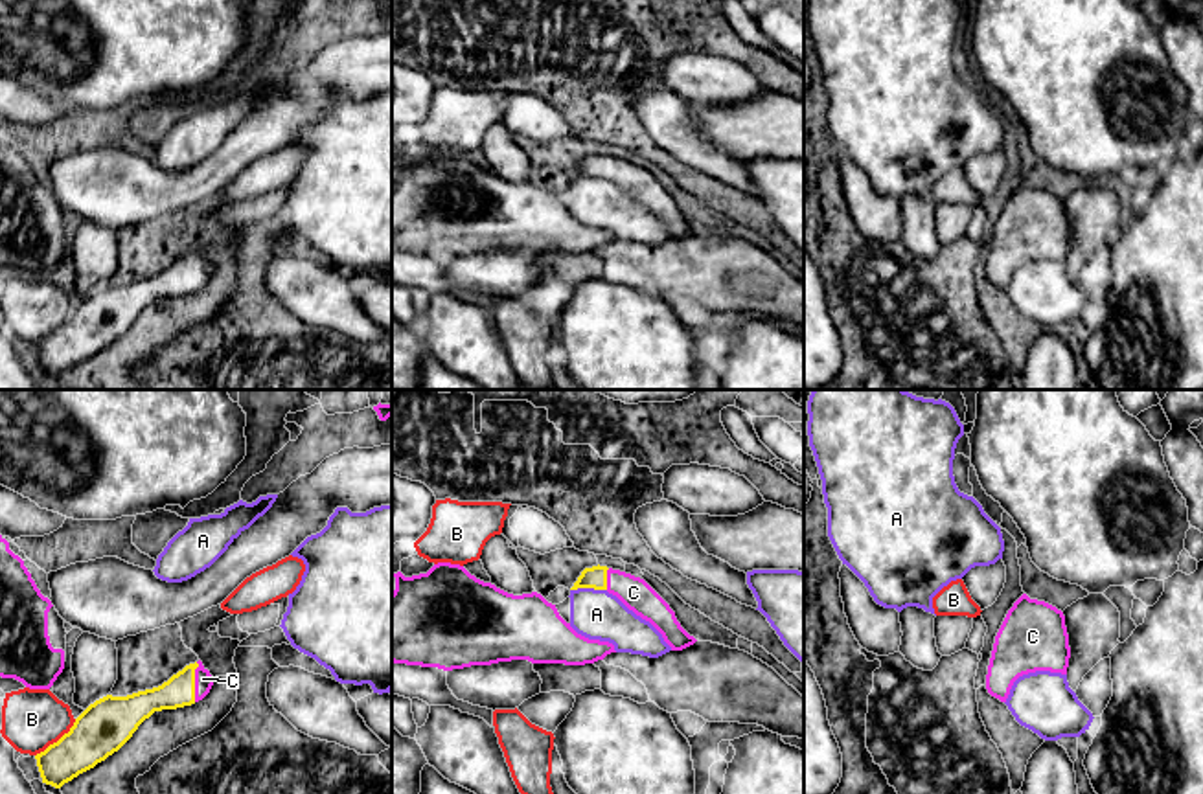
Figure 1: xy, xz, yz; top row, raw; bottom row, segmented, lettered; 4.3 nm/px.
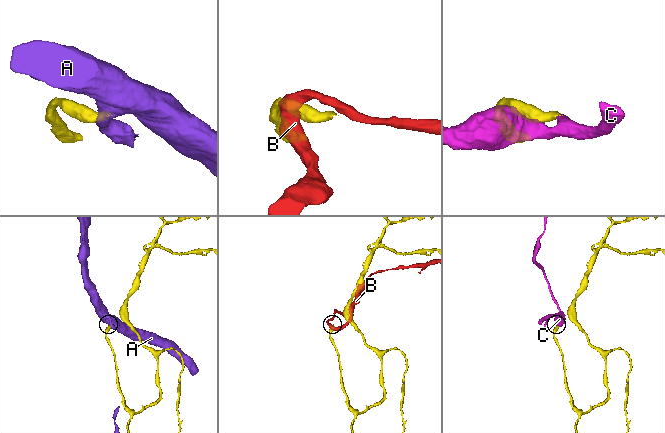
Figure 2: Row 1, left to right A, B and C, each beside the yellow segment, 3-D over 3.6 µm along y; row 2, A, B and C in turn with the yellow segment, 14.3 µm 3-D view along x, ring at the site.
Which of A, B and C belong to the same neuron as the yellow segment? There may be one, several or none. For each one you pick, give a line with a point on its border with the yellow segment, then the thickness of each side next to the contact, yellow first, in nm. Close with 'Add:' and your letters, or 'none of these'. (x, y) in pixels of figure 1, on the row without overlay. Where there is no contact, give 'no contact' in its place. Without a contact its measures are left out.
C: xy (194, 271) | 140/80 nm
Add: C

